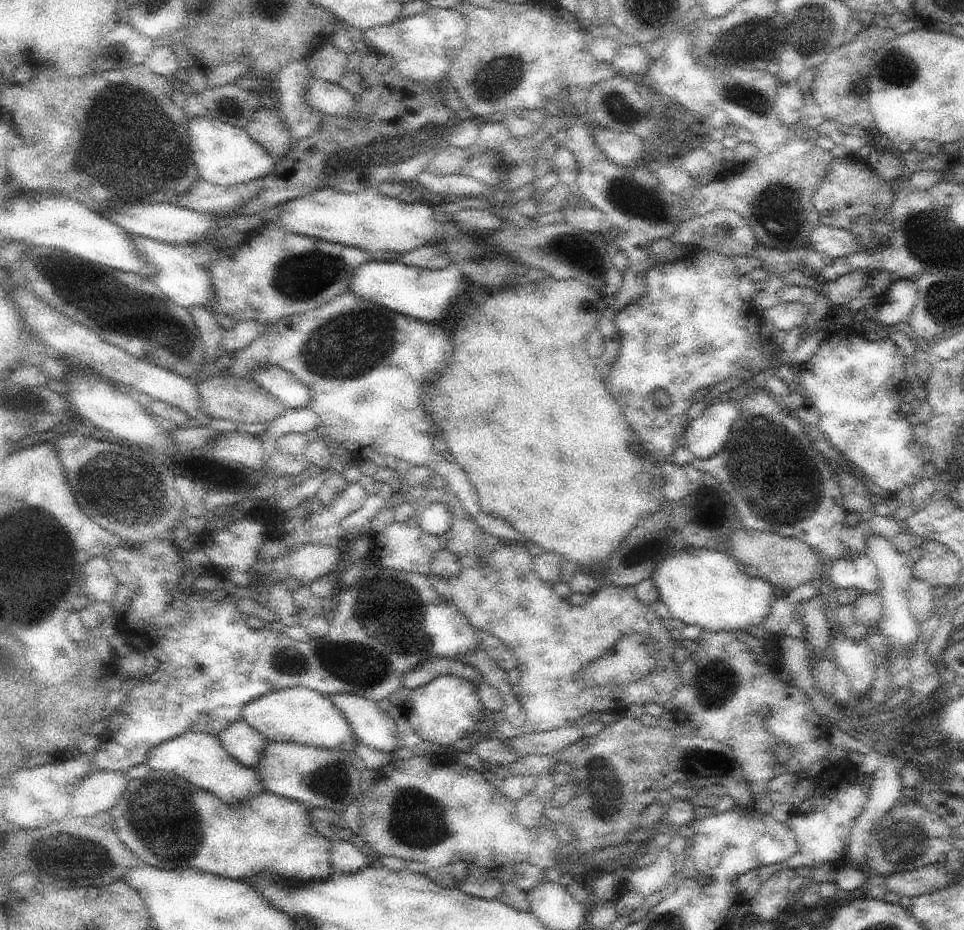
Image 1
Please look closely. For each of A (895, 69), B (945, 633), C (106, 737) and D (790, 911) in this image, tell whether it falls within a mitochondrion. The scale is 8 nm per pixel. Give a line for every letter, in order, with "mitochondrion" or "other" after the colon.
A: mitochondrion
B: other
C: other
D: other

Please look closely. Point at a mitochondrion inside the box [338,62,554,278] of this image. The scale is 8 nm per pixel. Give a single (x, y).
(393, 135)

